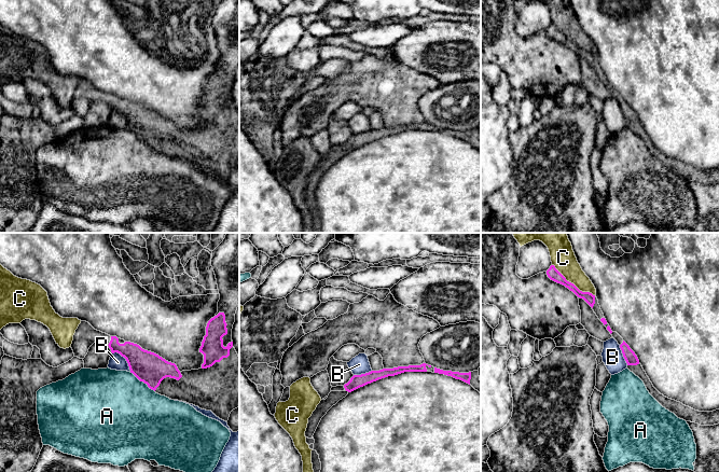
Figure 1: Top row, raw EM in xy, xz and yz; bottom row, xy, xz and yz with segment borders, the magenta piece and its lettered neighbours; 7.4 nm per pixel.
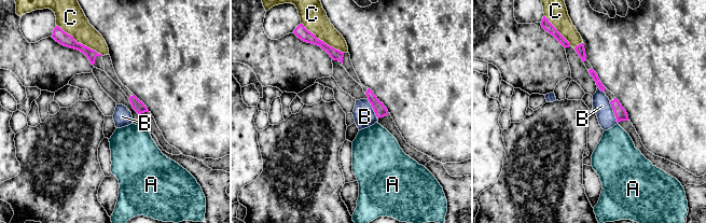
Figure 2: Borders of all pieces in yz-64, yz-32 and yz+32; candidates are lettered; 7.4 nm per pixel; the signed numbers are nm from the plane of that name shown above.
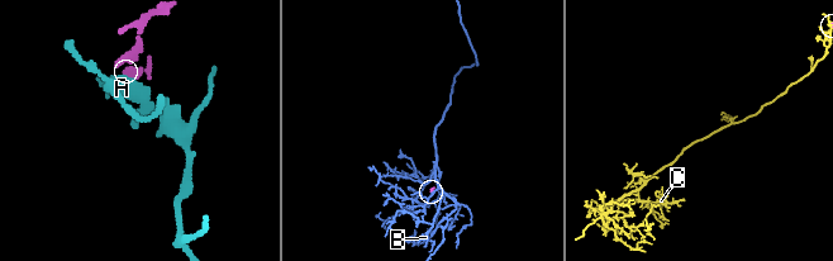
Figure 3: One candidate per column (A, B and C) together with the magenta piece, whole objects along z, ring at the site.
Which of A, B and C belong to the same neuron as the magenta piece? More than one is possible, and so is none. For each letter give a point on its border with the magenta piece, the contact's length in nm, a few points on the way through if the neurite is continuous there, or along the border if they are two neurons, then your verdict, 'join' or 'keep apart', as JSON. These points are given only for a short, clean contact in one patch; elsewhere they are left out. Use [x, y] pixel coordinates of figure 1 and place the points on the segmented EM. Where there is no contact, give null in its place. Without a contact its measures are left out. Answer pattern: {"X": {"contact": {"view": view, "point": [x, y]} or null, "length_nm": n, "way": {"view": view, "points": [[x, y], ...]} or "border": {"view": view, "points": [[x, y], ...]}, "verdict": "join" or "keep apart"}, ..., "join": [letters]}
{"A": {"contact": {"view": "xy", "point": [142, 380]}, "length_nm": 240, "way": {"view": "xy", "points": [[151, 369], [142, 380], [124, 408]]}, "verdict": "join"}, "B": {"contact": {"view": "xy", "point": [125, 358]}, "length_nm": 200, "verdict": "keep apart"}, "C": {"contact": {"view": "yz", "point": [572, 283]}, "length_nm": 400, "verdict": "keep apart"}, "join": ["A"]}

